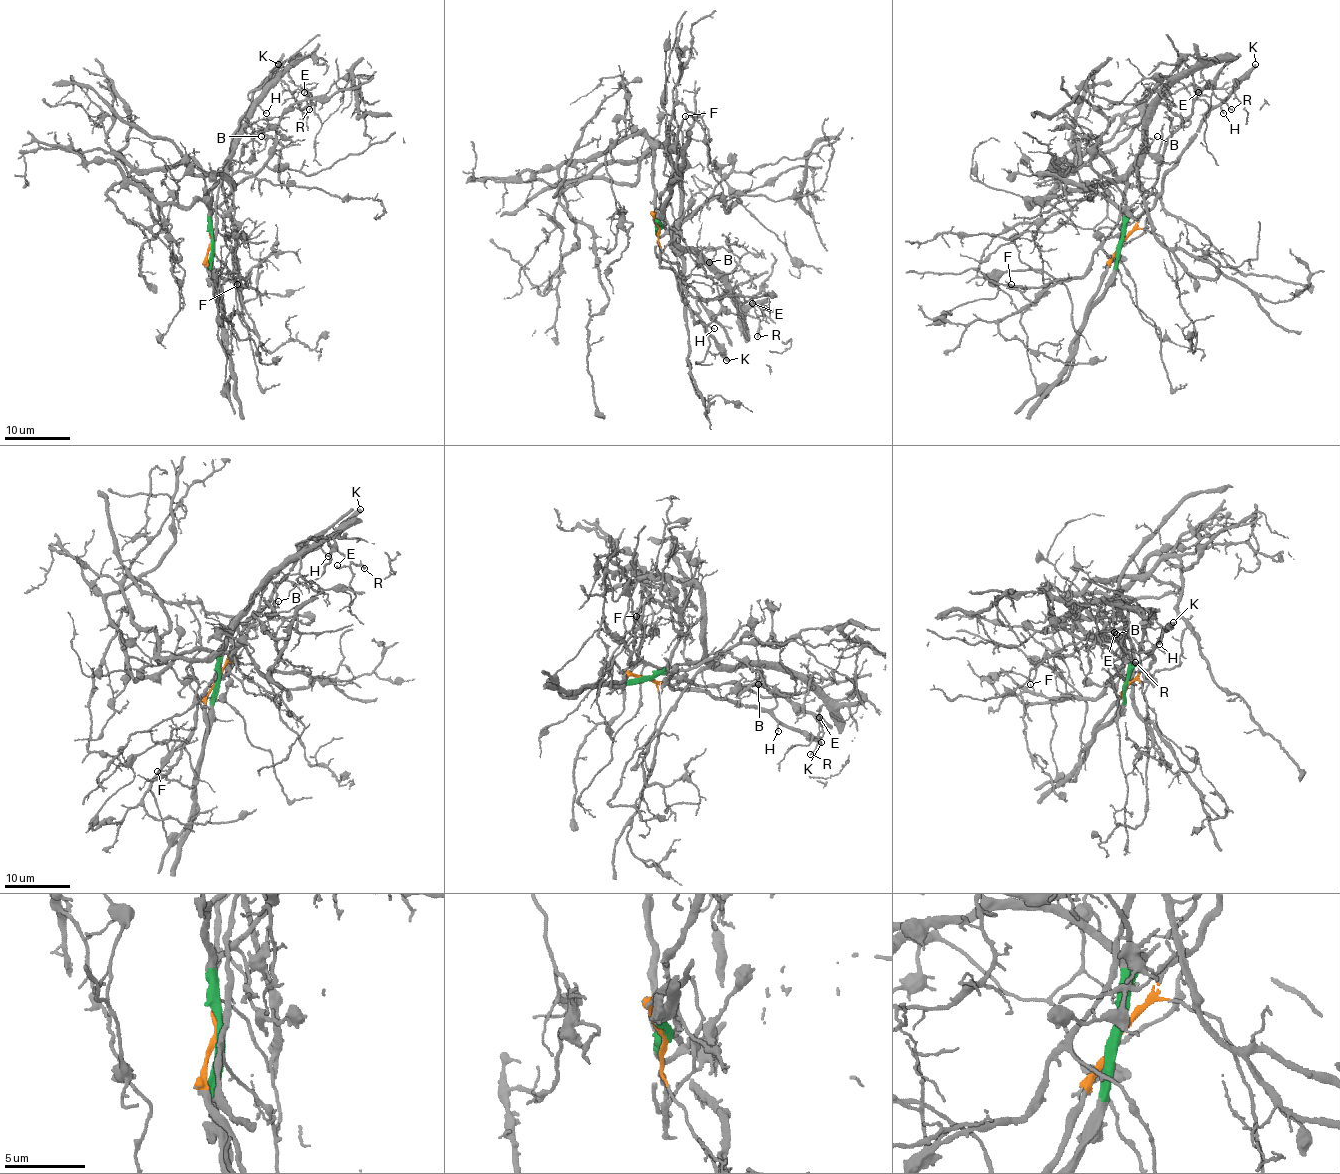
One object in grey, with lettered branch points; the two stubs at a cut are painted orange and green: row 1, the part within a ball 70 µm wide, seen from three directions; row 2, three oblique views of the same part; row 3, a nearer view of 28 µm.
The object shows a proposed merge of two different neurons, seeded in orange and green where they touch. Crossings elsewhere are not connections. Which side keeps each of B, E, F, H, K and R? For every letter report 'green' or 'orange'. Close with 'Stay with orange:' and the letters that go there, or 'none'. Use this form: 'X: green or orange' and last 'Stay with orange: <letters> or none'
B: green
E: green
F: green
H: orange
K: orange
R: green
Stay with orange: H, K

